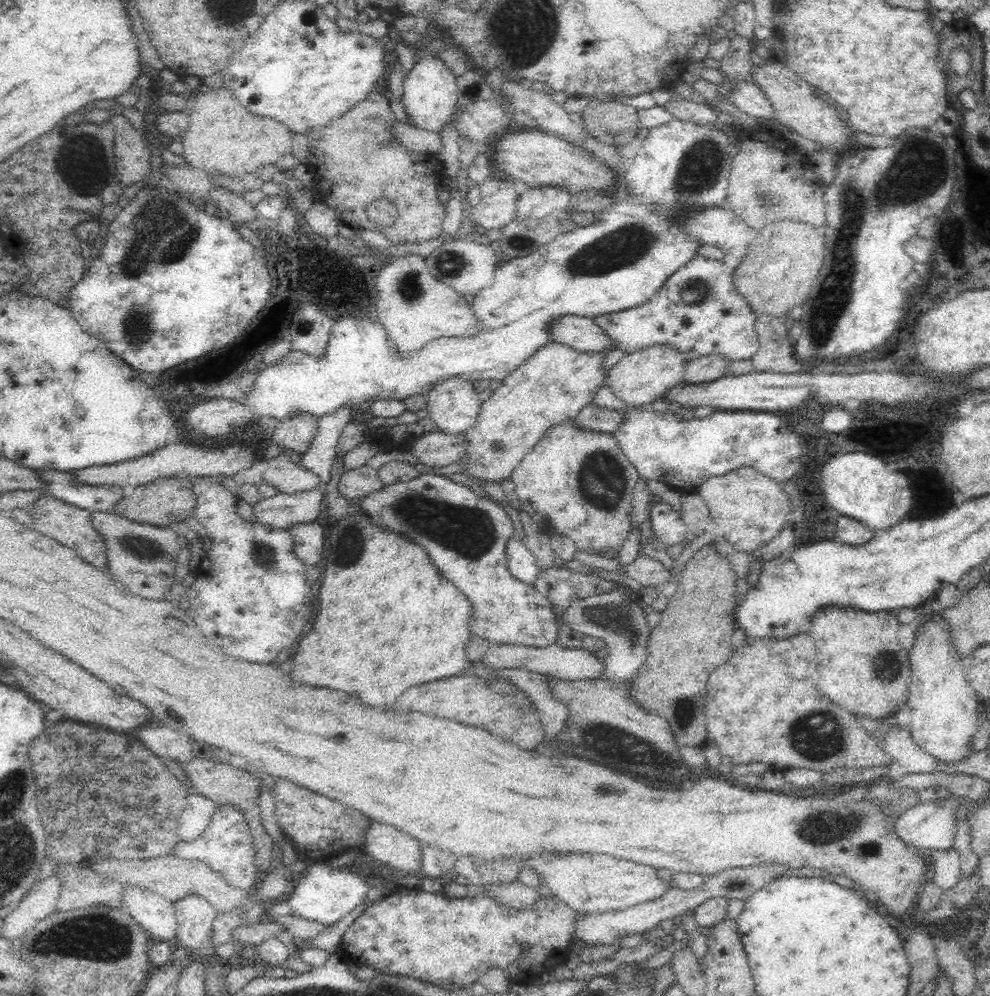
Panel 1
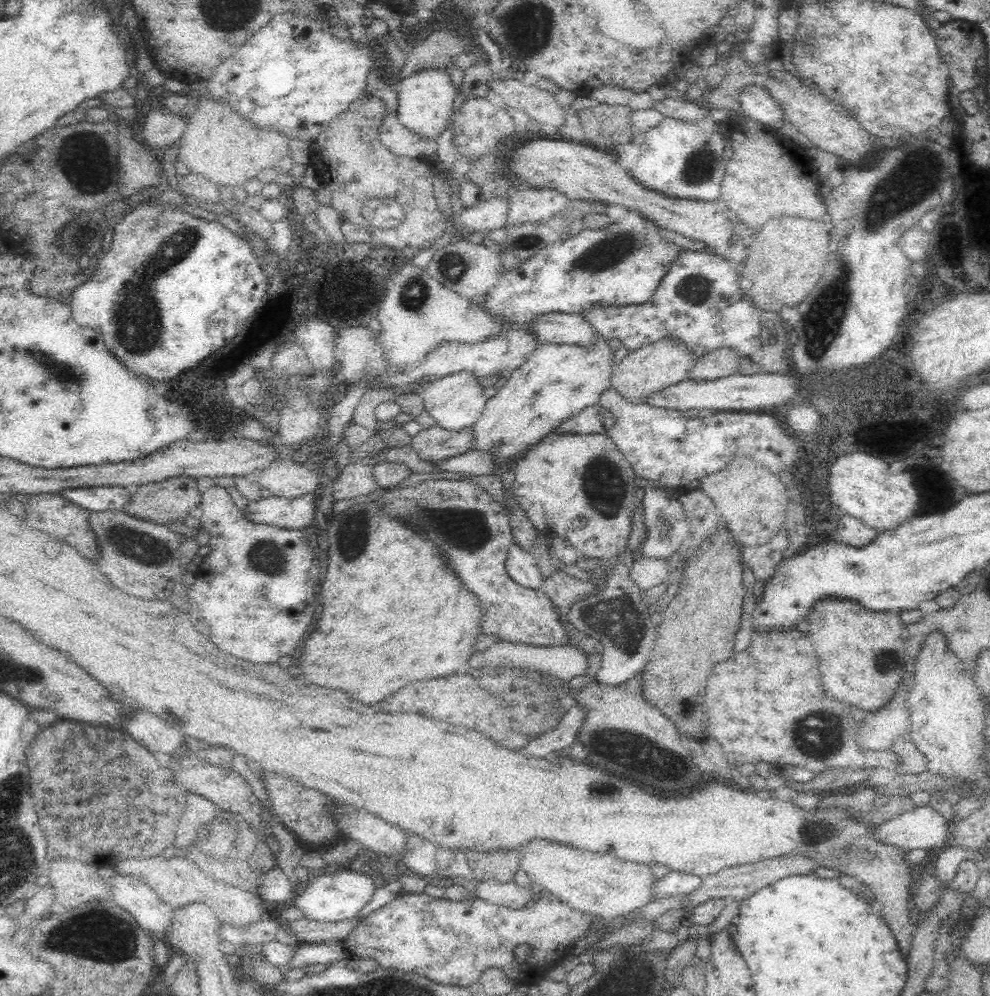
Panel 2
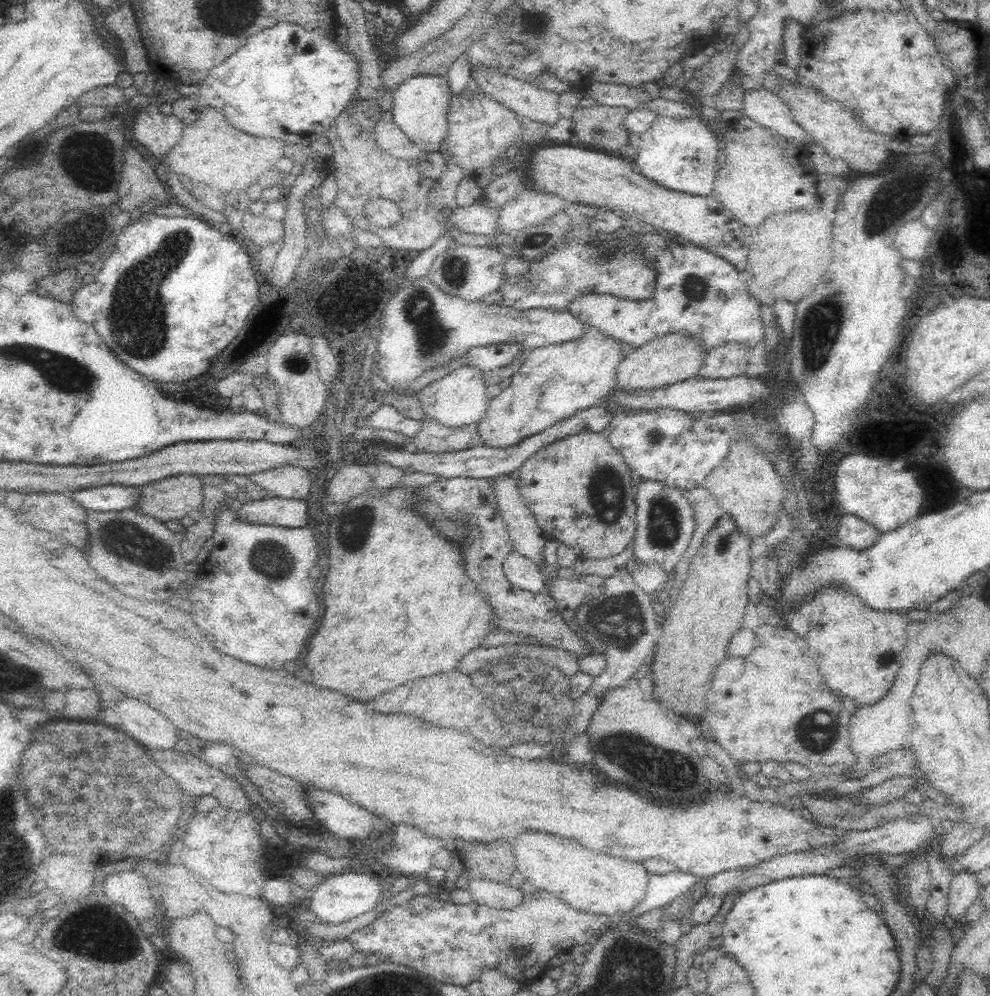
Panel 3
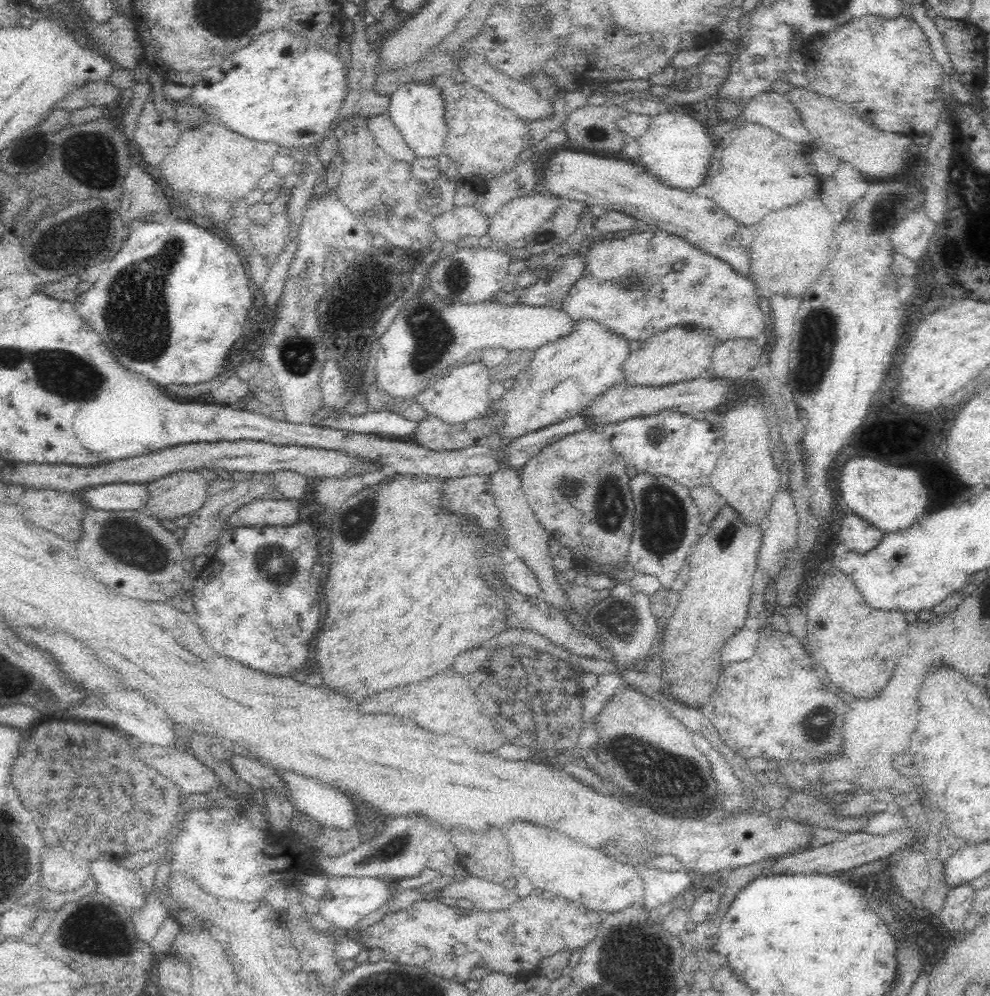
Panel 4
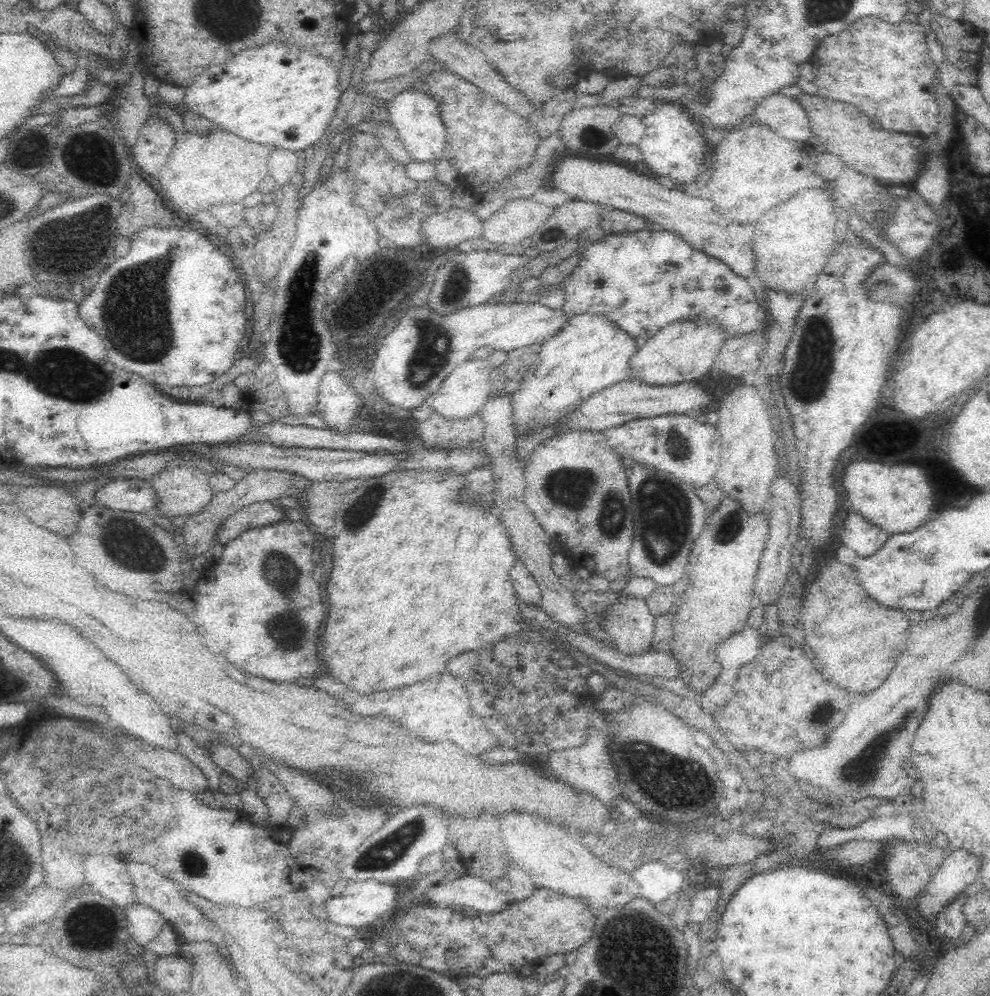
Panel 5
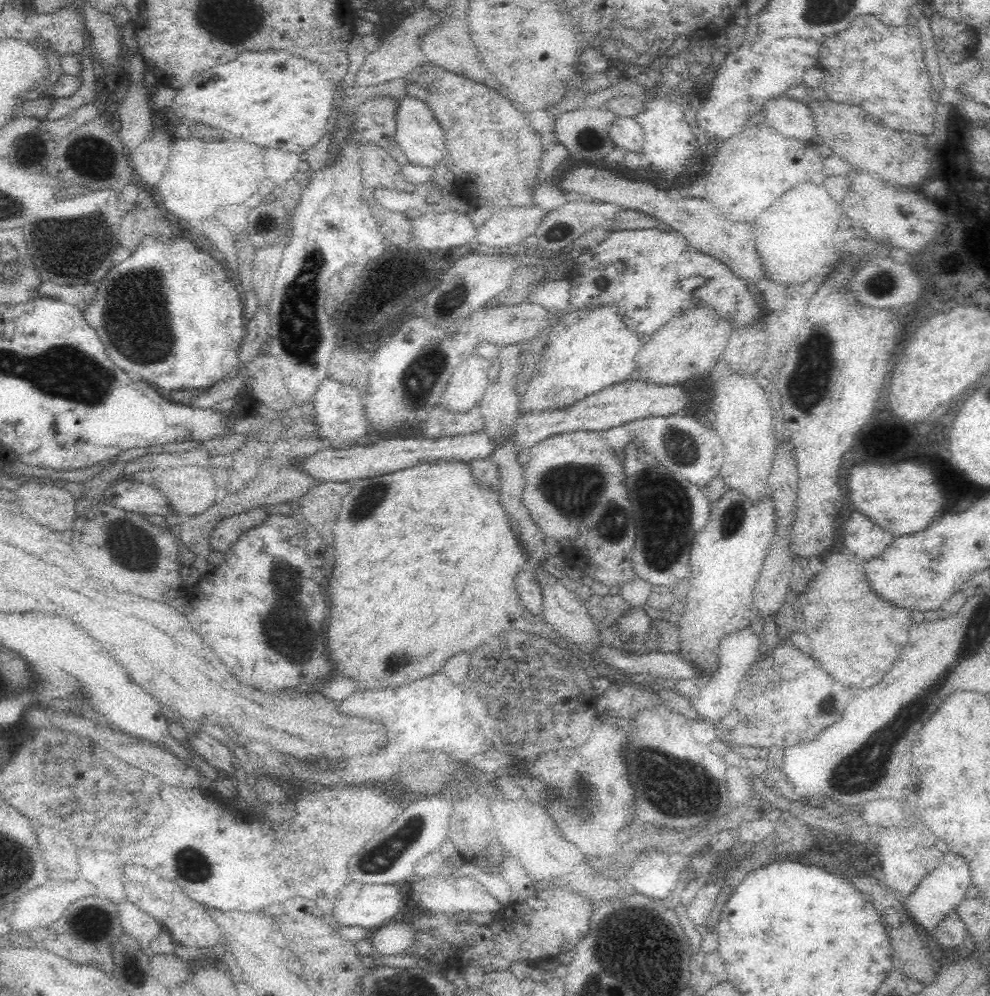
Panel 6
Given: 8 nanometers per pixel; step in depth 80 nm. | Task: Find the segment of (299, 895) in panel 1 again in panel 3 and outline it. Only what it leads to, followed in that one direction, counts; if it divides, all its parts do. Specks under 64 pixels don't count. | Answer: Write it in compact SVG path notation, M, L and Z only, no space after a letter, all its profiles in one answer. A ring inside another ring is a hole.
M346 873L328 876L328 880L318 887L313 893L310 893L311 902L309 902L309 910L312 910L323 923L327 924L344 924L360 916L366 914L369 910L376 907L378 902L382 900L382 885L375 874Z

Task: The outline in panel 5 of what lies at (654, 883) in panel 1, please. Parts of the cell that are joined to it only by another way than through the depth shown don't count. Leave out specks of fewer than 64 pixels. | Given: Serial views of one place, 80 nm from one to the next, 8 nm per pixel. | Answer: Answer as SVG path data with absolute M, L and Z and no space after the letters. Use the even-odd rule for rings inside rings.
M508 812L506 816L500 816L500 832L502 832L510 858L524 872L532 876L538 888L564 892L574 898L590 900L592 906L604 906L604 908L622 906L640 894L640 888L638 884L634 884L631 876L622 874L618 868L602 864L598 858L590 854L588 848L582 848L560 826L550 824L548 820L540 816L524 814L524 812ZM552 876L554 878L558 876L558 882L554 882Z

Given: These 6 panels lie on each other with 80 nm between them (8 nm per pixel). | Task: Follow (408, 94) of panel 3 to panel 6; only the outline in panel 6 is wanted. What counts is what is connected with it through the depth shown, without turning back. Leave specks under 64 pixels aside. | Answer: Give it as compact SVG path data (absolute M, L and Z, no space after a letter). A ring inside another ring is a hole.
M414 97L404 98L400 100L398 108L395 112L395 119L398 128L396 132L395 143L400 146L400 150L406 154L410 164L418 164L418 166L428 166L434 168L442 162L442 158L446 156L446 139L444 130L440 123L436 121L432 115L432 109L426 106L426 103L414 99Z

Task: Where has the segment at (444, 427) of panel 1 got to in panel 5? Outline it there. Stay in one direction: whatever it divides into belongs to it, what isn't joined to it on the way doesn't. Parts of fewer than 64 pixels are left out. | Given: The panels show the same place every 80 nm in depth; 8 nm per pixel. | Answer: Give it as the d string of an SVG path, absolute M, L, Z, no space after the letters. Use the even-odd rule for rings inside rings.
M470 358L460 364L444 382L438 394L425 400L427 411L434 410L448 420L468 418L488 399L490 366L487 360Z

